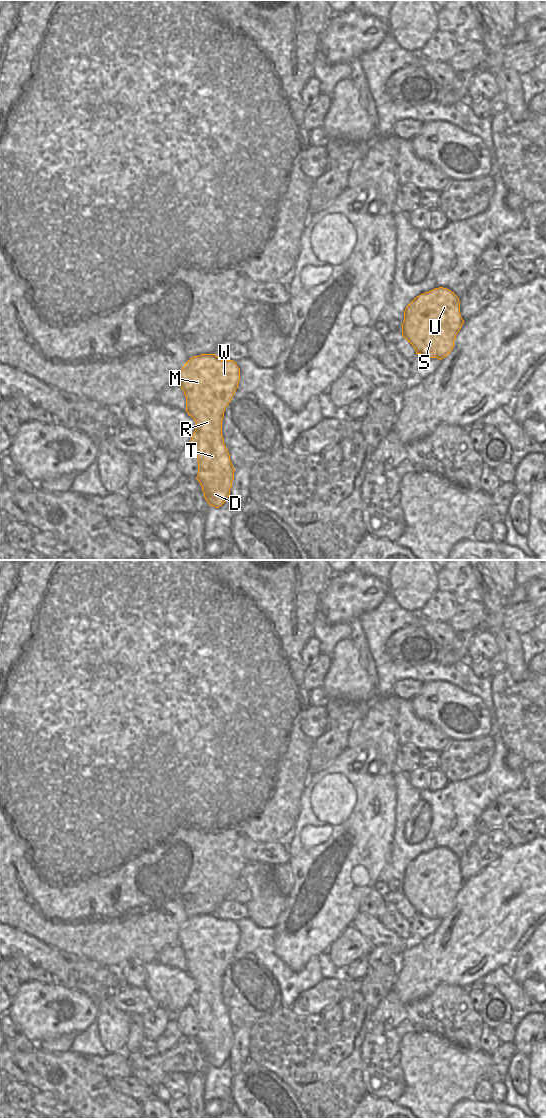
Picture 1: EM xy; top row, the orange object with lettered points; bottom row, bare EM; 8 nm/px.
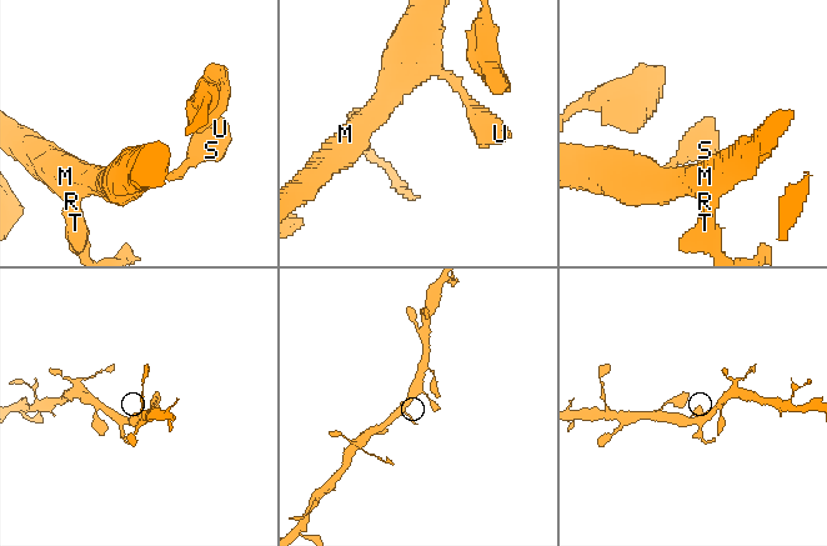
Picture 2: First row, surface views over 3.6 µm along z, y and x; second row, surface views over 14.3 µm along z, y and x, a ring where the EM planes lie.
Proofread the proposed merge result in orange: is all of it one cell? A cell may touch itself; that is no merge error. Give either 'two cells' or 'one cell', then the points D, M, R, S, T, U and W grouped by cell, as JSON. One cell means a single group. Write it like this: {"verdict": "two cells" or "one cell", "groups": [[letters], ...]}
{"verdict": "one cell", "groups": [["D", "M", "R", "S", "T", "U", "W"]]}

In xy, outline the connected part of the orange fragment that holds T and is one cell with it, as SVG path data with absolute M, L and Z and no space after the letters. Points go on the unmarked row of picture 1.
M215 914L193 916L178 933L178 944L186 957L186 972L196 983L190 1001L198 1019L196 1039L202 1047L206 1061L215 1068L219 1068L228 1060L234 1039L235 1029L222 997L222 979L226 967L238 948L239 941L240 929L236 922L221 920Z

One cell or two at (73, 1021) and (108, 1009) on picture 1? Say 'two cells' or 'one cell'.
two cells

